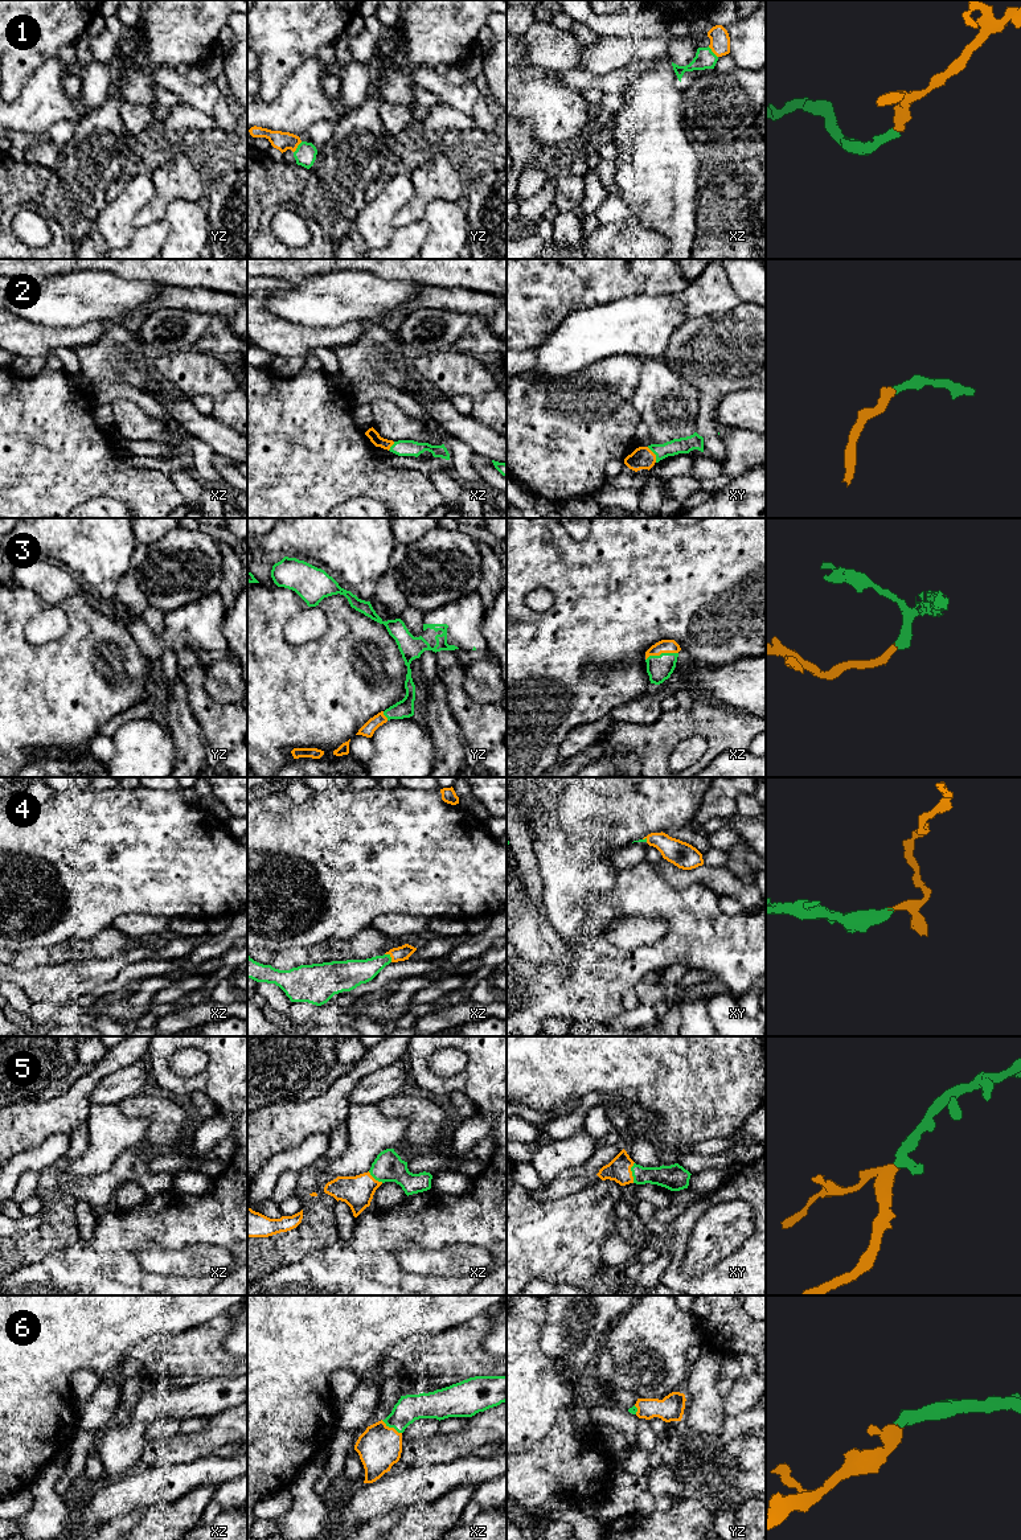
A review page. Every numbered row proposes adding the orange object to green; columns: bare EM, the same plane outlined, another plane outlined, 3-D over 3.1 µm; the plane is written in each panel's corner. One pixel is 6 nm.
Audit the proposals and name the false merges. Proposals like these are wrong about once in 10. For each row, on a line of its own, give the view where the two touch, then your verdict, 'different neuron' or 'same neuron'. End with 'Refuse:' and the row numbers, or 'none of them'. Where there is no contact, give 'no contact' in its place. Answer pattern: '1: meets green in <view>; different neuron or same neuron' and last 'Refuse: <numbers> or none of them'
1: meets green in yz; same neuron
2: meets green in xy; same neuron
3: meets green in xz; same neuron
4: meets green in xz; same neuron
5: meets green in xy; same neuron
6: meets green in xz; same neuron
Refuse: none of them

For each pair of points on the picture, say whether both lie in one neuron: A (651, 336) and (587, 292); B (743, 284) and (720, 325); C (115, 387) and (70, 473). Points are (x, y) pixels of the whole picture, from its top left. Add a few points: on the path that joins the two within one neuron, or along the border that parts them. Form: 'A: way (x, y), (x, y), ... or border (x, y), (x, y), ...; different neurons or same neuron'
A: border (635, 296), (624, 296), (574, 311); different neurons
B: border (741, 300), (751, 303); different neurons
C: border (86, 393), (94, 406); different neurons

